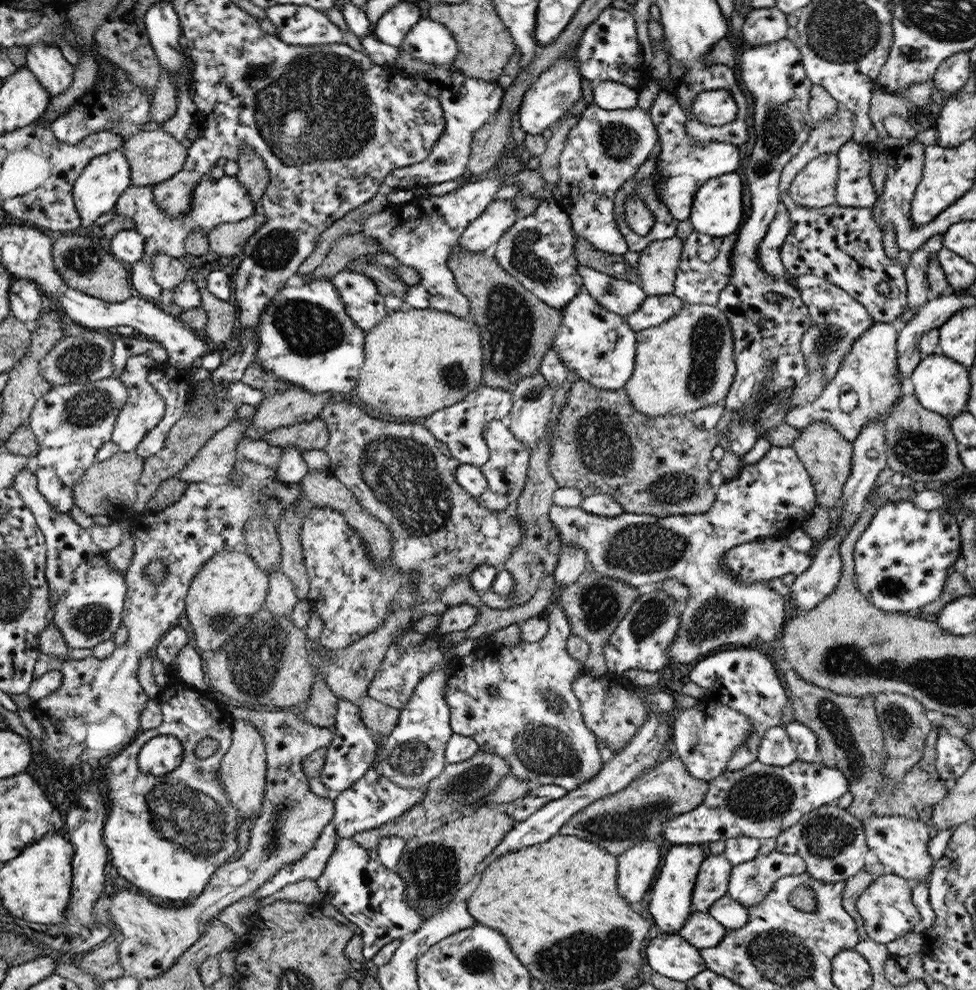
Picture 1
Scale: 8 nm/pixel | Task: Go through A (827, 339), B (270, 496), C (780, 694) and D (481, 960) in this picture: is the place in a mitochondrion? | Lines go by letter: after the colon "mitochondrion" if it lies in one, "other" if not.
A: mitochondrion
B: mitochondrion
C: other
D: mitochondrion

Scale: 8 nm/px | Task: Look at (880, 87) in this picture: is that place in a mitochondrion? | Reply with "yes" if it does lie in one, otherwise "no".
no

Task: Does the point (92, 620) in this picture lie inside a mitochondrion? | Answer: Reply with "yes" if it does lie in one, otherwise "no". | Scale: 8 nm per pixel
yes

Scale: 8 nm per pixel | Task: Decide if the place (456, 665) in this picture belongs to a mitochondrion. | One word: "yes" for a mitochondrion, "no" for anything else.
no

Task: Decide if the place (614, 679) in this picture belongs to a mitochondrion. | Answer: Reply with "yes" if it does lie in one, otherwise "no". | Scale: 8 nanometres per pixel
no

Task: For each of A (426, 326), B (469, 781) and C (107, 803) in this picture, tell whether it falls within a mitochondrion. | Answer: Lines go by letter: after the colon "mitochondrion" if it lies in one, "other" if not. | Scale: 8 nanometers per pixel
A: other
B: mitochondrion
C: other

